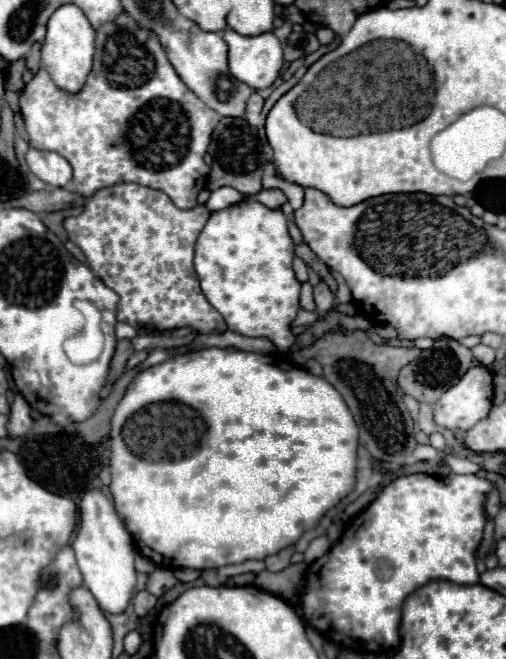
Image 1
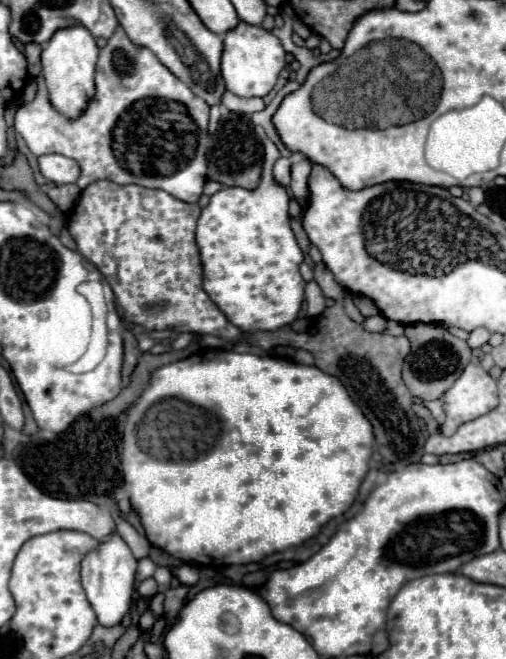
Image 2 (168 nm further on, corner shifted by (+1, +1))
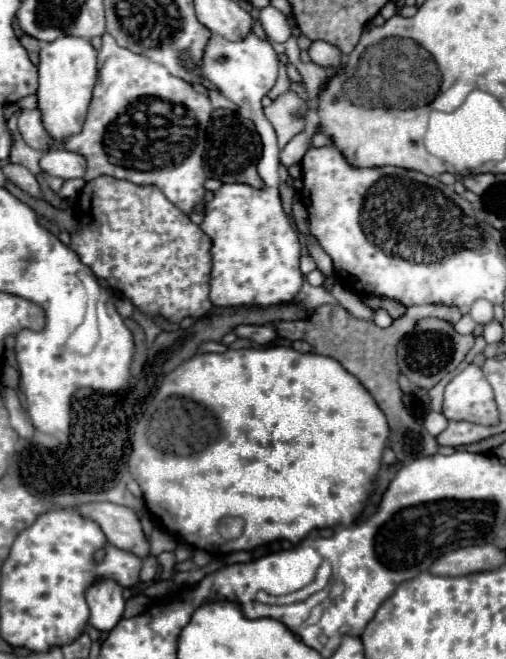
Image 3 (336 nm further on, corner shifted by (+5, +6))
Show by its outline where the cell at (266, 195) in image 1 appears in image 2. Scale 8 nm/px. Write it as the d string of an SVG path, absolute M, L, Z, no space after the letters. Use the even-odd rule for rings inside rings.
M287 157L277 159L277 163L273 167L273 179L275 179L275 183L279 183L283 187L289 185L289 167L291 167L291 161Z

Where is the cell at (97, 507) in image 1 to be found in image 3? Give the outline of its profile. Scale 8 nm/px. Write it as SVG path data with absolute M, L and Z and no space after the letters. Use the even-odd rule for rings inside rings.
M99 580L87 590L87 604L91 610L91 626L101 632L111 632L123 618L123 588L115 580Z

